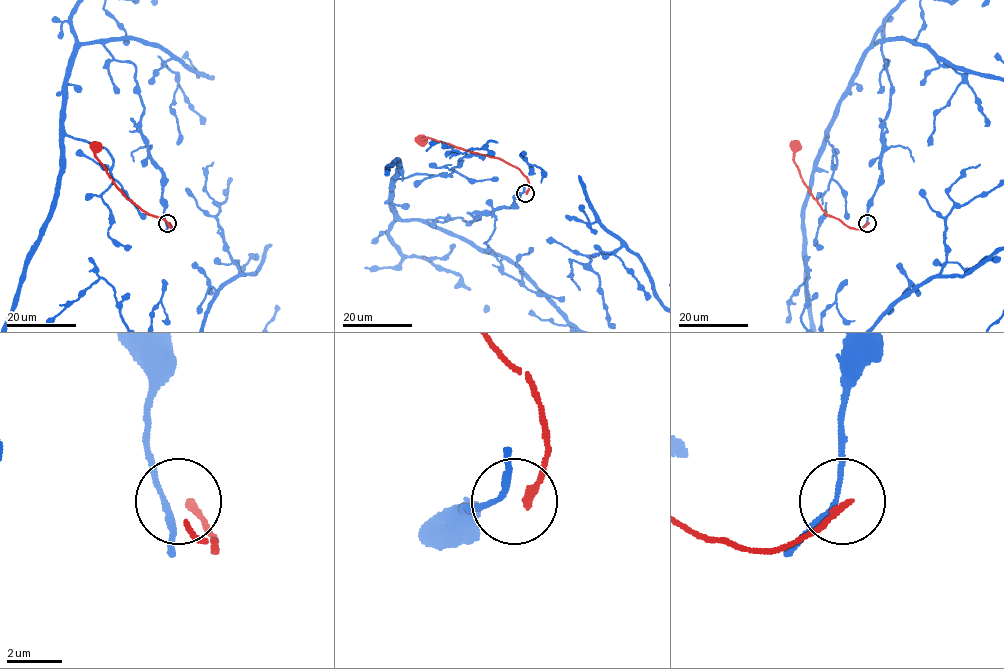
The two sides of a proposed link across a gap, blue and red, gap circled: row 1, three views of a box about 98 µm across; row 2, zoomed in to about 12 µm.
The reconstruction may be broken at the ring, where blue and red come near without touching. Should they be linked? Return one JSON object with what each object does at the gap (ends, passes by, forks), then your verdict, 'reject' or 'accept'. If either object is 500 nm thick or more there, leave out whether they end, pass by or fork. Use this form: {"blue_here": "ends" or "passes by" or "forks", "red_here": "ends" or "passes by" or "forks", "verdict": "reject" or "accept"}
{"blue_here": "passes by", "red_here": "ends", "verdict": "reject"}

